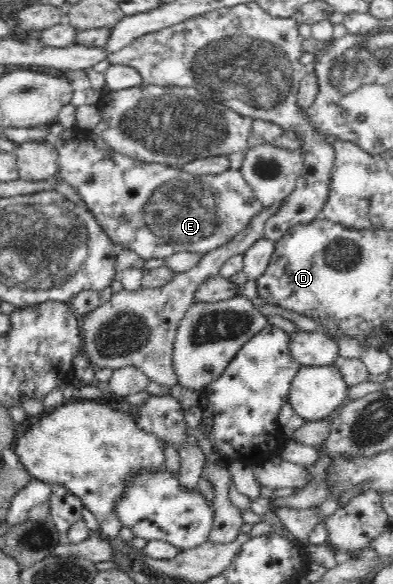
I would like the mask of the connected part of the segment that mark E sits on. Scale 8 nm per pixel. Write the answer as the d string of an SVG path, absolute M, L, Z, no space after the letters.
M71 127L71 129L65 129L59 137L52 138L52 142L56 145L56 151L59 153L58 163L60 171L57 174L57 178L63 182L67 182L73 186L73 189L77 192L77 195L85 202L87 209L95 218L95 222L99 224L103 231L112 239L112 241L125 249L131 249L135 251L141 259L155 259L155 257L167 258L175 253L181 251L188 251L189 253L200 253L201 255L207 252L213 251L223 244L230 242L235 235L240 231L244 231L247 224L251 222L251 219L255 215L259 214L259 211L263 211L263 205L257 200L253 189L248 185L248 182L243 178L242 172L237 169L229 169L223 174L219 175L207 175L199 177L192 175L180 169L174 169L171 166L159 165L159 163L145 163L139 162L137 159L132 159L123 153L114 151L102 138L92 133L92 130L85 130L77 127Z

